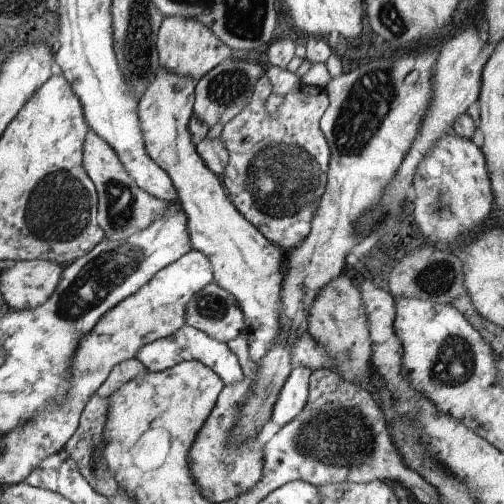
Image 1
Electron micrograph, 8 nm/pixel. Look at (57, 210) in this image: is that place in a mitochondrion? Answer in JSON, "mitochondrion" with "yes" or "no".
{"mitochondrion":"yes"}

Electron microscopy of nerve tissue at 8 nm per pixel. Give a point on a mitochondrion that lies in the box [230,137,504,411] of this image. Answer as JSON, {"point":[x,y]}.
{"point":[281,178]}

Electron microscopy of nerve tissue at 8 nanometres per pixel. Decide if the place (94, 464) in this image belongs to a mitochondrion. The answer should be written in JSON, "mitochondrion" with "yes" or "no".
{"mitochondrion":"yes"}

